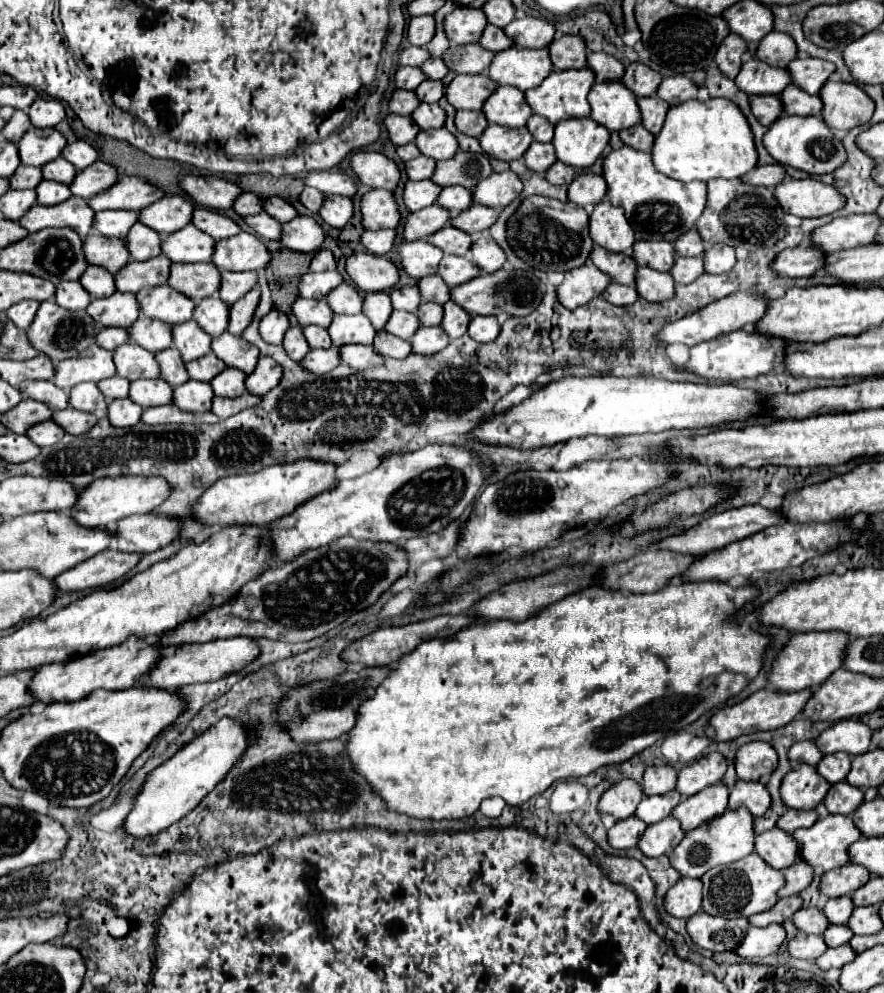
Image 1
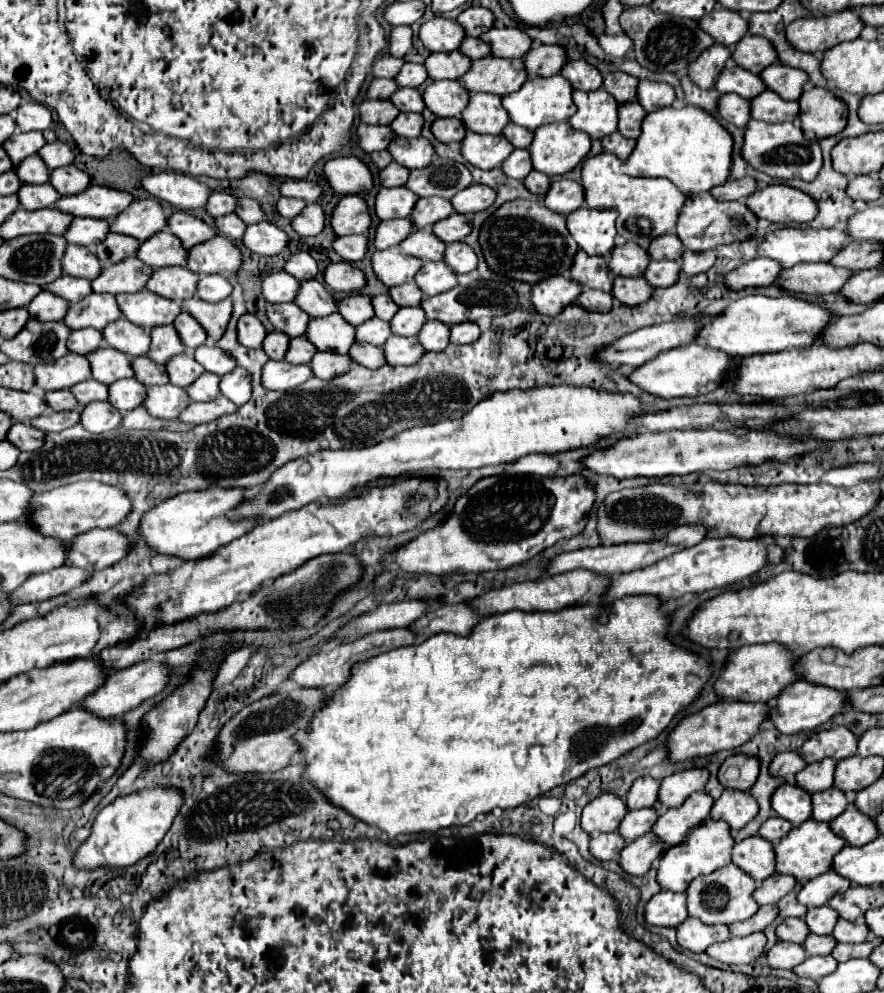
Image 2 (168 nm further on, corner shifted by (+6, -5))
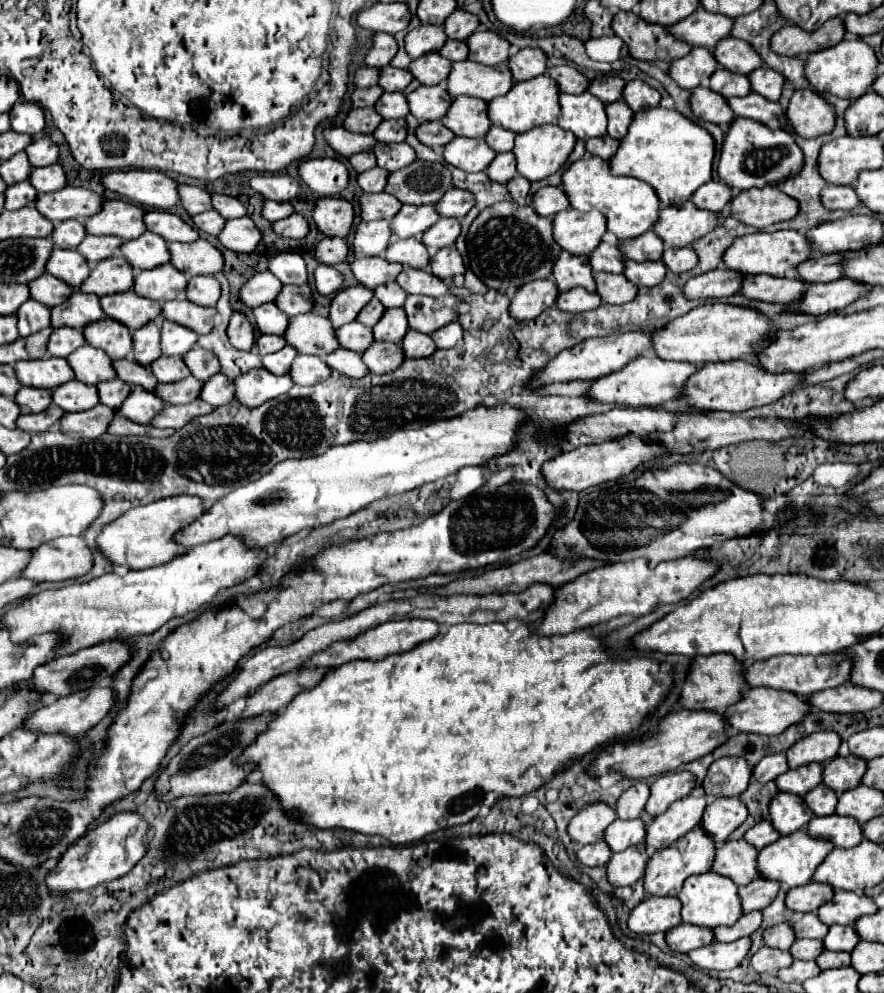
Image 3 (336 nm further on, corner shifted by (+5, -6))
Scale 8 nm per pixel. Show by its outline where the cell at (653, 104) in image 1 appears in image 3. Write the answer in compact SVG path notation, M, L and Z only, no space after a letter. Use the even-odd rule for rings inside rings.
M615 101L607 107L605 107L605 113L609 113L609 135L615 139L623 139L629 131L629 125L631 125L635 113L631 111L631 107L625 101Z

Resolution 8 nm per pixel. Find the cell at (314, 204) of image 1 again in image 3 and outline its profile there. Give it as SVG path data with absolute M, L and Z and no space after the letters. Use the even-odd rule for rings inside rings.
M265 201L263 205L263 217L269 221L279 221L295 213L295 207L291 203L277 203L277 201Z

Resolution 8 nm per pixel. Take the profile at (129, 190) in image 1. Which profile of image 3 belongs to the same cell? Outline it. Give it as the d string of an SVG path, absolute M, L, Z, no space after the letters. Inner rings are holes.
M65 187L55 193L39 193L37 209L53 223L97 215L105 203L103 195L85 187Z

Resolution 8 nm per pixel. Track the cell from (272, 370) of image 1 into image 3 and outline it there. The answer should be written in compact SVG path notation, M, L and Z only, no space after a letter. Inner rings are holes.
M217 373L213 375L207 383L203 383L201 389L201 399L211 403L213 407L221 407L227 405L235 399L235 385L233 379L227 377L225 373Z

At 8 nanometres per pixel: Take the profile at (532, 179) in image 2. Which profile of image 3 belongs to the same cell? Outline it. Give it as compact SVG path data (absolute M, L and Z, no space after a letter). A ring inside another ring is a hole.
M515 175L515 179L511 179L511 181L507 183L507 187L509 187L509 193L511 193L513 201L523 203L523 201L525 201L525 197L529 195L531 181L529 181L529 179L525 179L525 177L521 177L521 175Z

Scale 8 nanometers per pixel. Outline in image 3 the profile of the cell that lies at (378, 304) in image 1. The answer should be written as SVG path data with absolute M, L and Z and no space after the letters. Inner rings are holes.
M363 285L347 287L339 291L331 301L331 313L329 313L333 327L343 327L355 321L361 309L371 301L371 297L373 297L373 291Z

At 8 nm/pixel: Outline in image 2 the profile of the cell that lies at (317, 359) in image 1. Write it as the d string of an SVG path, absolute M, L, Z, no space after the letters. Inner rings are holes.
M268 360L264 364L264 370L262 370L262 386L266 390L280 390L280 392L286 392L286 390L292 390L296 386L300 386L302 382L306 382L308 378L312 376L312 370L308 364L288 364L284 360L280 362L274 362L274 360Z

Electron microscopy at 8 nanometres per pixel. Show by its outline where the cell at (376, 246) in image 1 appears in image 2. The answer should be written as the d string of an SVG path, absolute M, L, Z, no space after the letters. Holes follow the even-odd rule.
M364 234L362 236L340 236L332 242L334 252L346 262L362 260L366 254L366 246L368 246L368 238Z

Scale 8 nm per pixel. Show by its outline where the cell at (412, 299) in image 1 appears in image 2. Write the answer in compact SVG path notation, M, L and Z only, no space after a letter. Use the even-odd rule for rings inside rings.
M388 294L374 296L374 298L372 298L372 306L374 306L374 316L380 318L380 320L386 320L386 322L388 322L388 320L396 314L396 310L398 310L398 306L392 302L392 298L388 298Z

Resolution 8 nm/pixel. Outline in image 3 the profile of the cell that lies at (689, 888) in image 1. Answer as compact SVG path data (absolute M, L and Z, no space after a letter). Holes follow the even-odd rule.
M647 897L629 917L629 929L635 933L669 931L681 925L681 901L677 897Z

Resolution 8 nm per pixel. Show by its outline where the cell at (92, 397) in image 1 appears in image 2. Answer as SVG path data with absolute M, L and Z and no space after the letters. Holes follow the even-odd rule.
M56 390L56 392L46 392L44 400L48 402L48 406L52 410L80 410L80 404L76 402L76 398L68 392L68 390Z

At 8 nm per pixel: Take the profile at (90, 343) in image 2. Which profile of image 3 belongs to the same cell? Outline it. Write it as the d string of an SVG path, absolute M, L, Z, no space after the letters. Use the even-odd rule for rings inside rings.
M61 327L53 331L53 339L49 339L49 353L55 357L69 357L75 349L85 345L83 331L77 331L73 327Z

